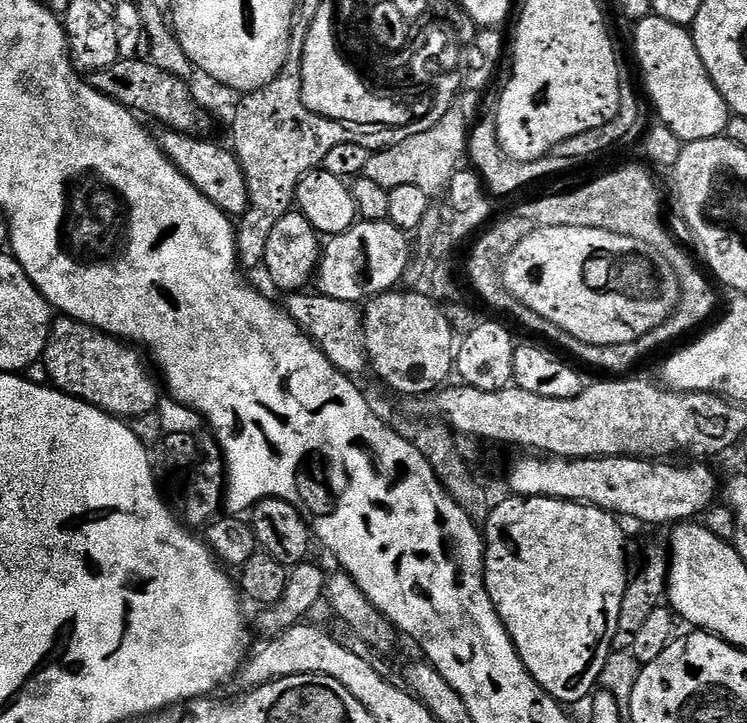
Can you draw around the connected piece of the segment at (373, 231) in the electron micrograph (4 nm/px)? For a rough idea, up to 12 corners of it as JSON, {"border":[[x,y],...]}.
{"border":[[360,220],[320,253],[319,295],[359,305],[408,268],[400,228]]}

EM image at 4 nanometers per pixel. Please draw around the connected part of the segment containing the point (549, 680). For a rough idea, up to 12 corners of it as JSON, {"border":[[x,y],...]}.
{"border":[[509,495],[484,581],[526,670],[587,701],[614,651],[613,513]]}

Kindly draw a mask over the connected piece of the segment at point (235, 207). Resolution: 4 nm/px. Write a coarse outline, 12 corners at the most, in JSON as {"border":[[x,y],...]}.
{"border":[[171,130],[158,140],[182,175],[229,218],[250,197],[235,152]]}

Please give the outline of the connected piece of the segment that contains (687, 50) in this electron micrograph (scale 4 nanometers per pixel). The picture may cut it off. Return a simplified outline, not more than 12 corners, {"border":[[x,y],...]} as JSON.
{"border":[[635,21],[659,123],[681,142],[728,131],[730,109],[683,24]]}

